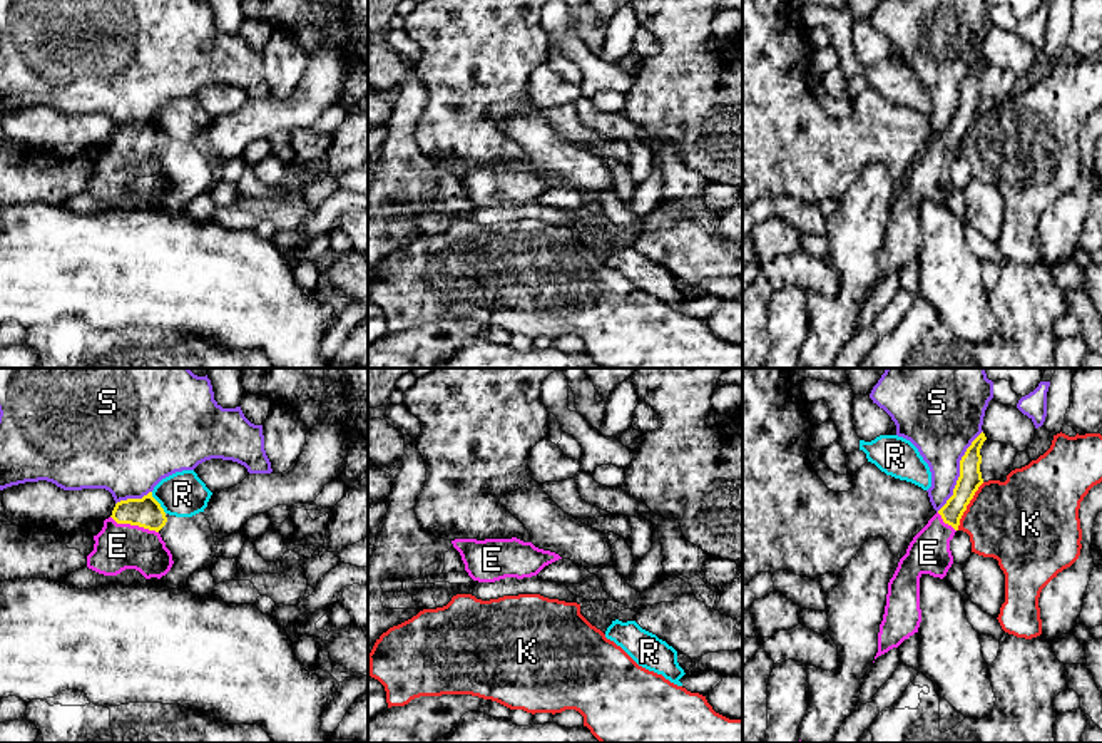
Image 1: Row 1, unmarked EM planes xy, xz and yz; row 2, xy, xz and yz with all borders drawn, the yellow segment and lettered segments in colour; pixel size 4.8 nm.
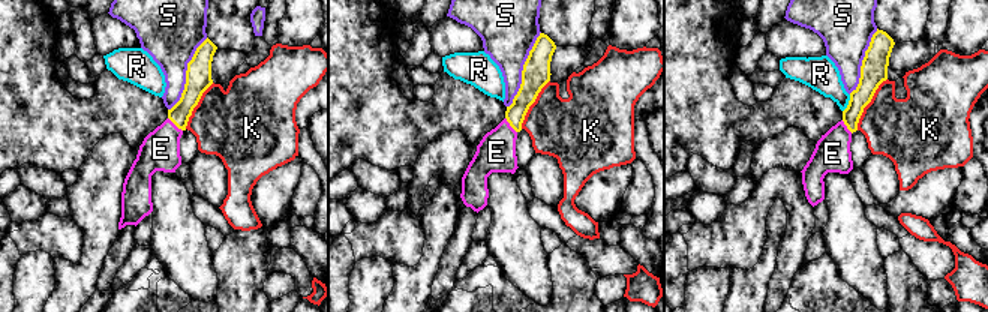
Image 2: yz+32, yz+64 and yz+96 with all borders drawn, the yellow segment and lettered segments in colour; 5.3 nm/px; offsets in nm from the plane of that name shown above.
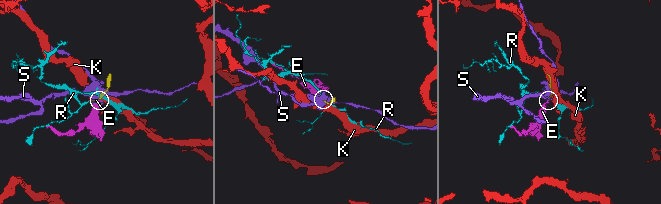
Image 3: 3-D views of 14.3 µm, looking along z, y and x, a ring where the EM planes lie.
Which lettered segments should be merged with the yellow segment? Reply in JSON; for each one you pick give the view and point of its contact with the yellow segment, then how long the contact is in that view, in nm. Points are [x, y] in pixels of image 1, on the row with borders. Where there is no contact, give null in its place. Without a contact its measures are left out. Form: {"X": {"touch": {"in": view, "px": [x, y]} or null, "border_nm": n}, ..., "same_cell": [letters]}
{"E": {"touch": {"in": "xy", "px": [134, 524]}, "border_nm": 240}, "same_cell": ["E"]}

